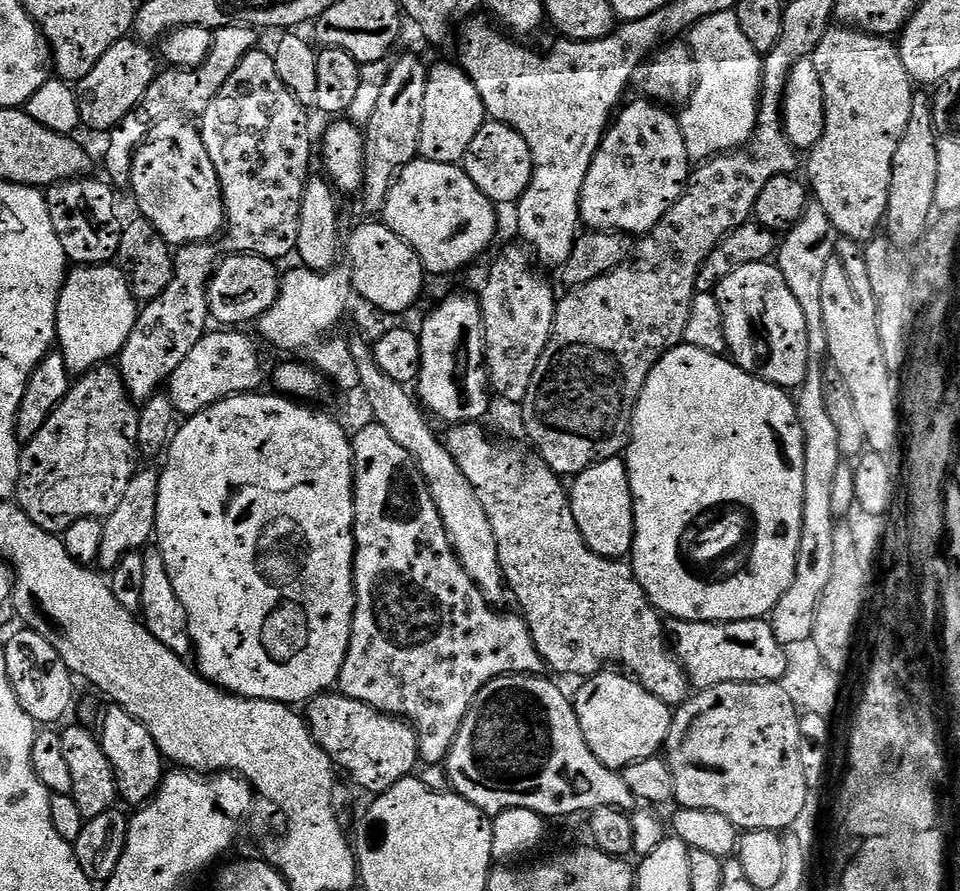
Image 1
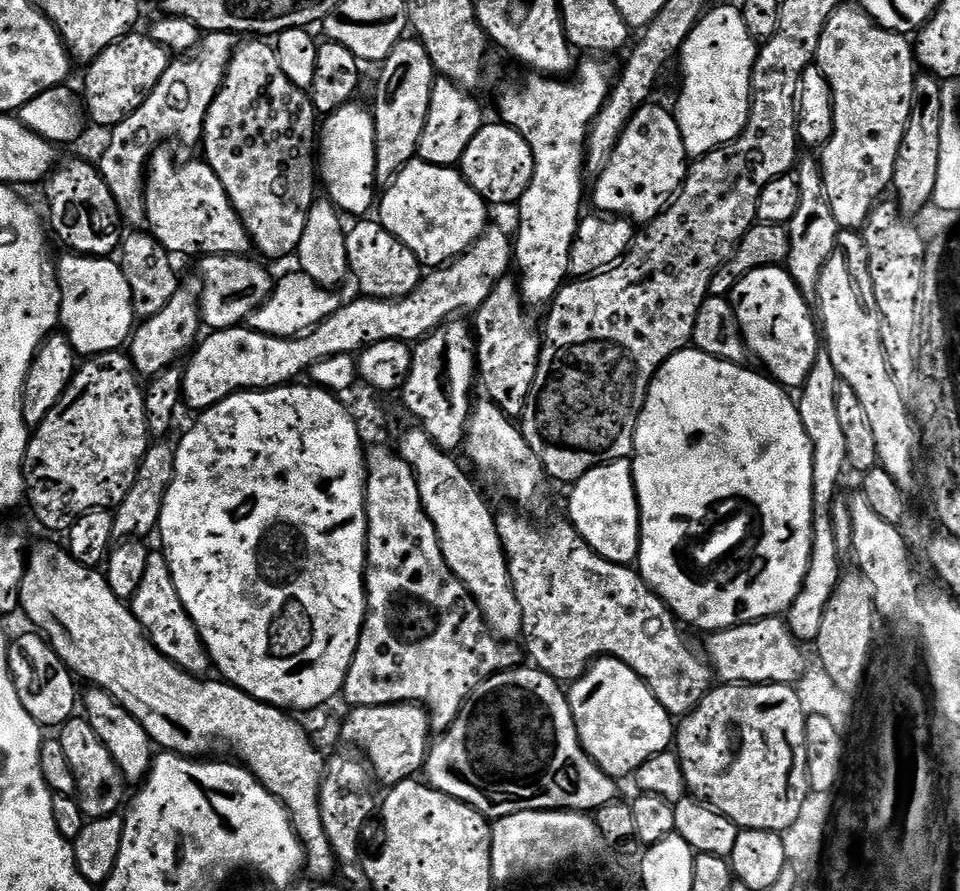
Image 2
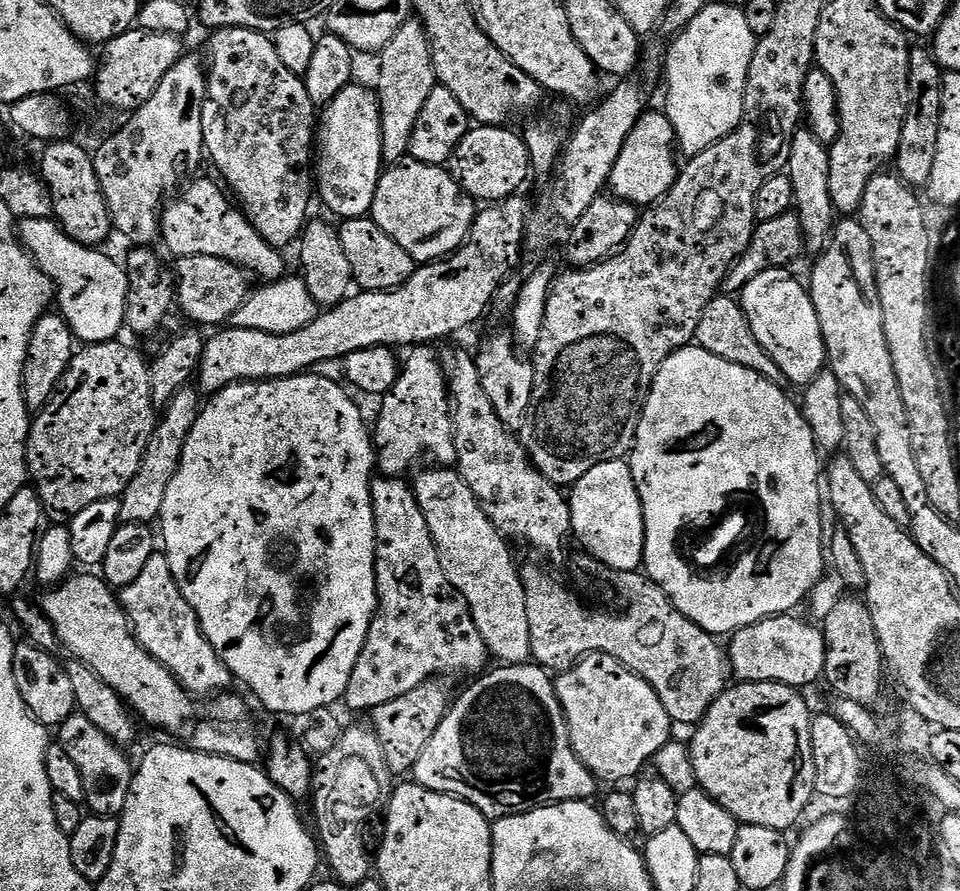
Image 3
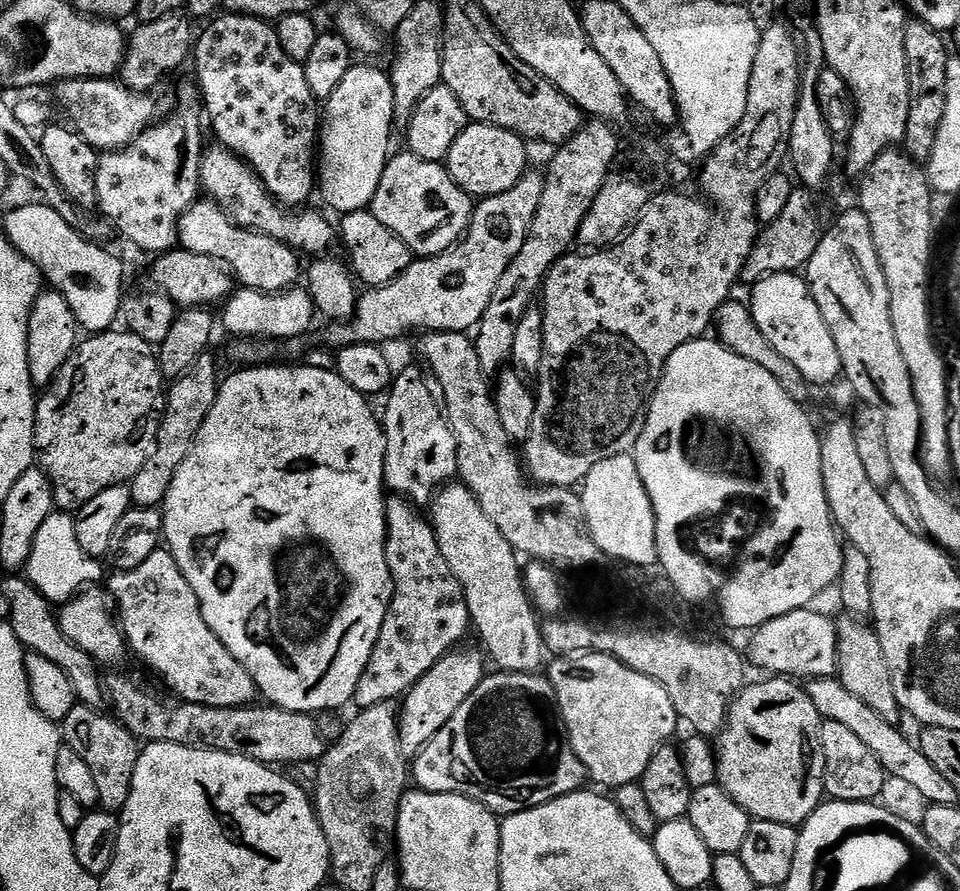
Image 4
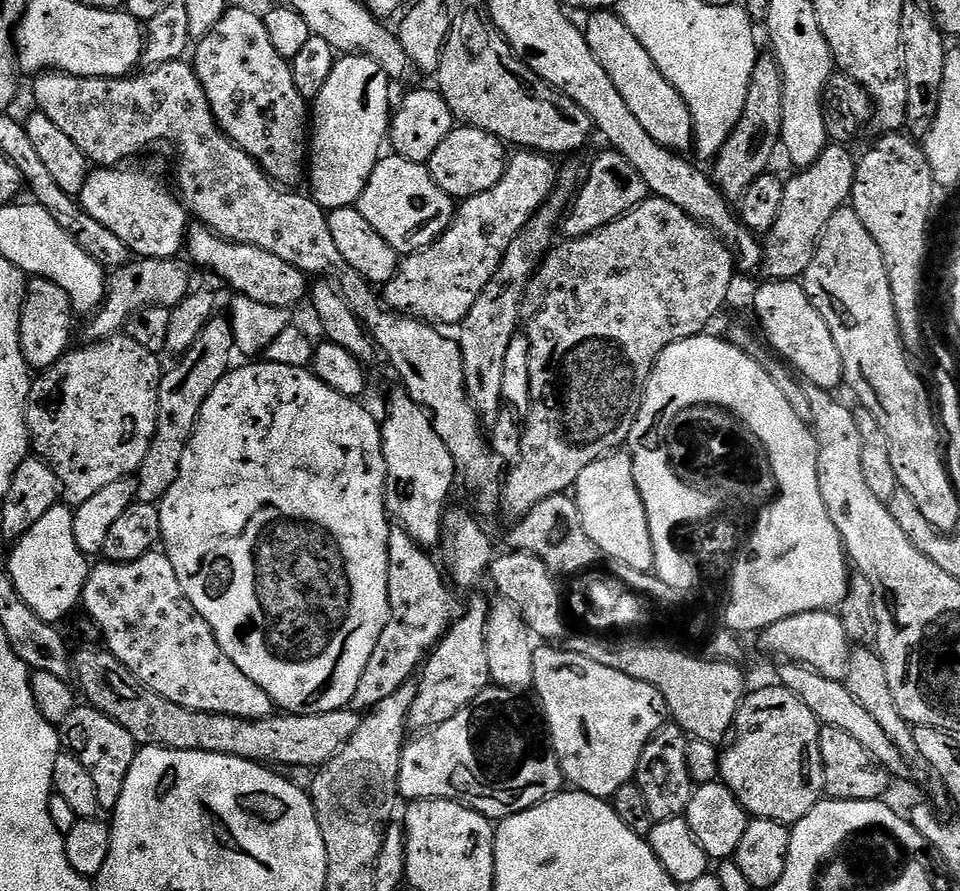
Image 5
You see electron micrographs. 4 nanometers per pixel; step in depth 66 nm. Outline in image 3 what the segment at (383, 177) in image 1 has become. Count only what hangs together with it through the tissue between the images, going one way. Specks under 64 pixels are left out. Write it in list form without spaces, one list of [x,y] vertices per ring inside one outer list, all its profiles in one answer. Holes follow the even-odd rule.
[[[410,18],[390,38],[390,42],[379,53],[380,60],[380,129],[382,130],[382,154],[385,165],[401,163],[410,150],[410,134],[414,134],[414,125],[418,122],[418,114],[422,114],[422,106],[426,106],[426,98],[438,87],[432,51],[424,25],[419,19]]]

